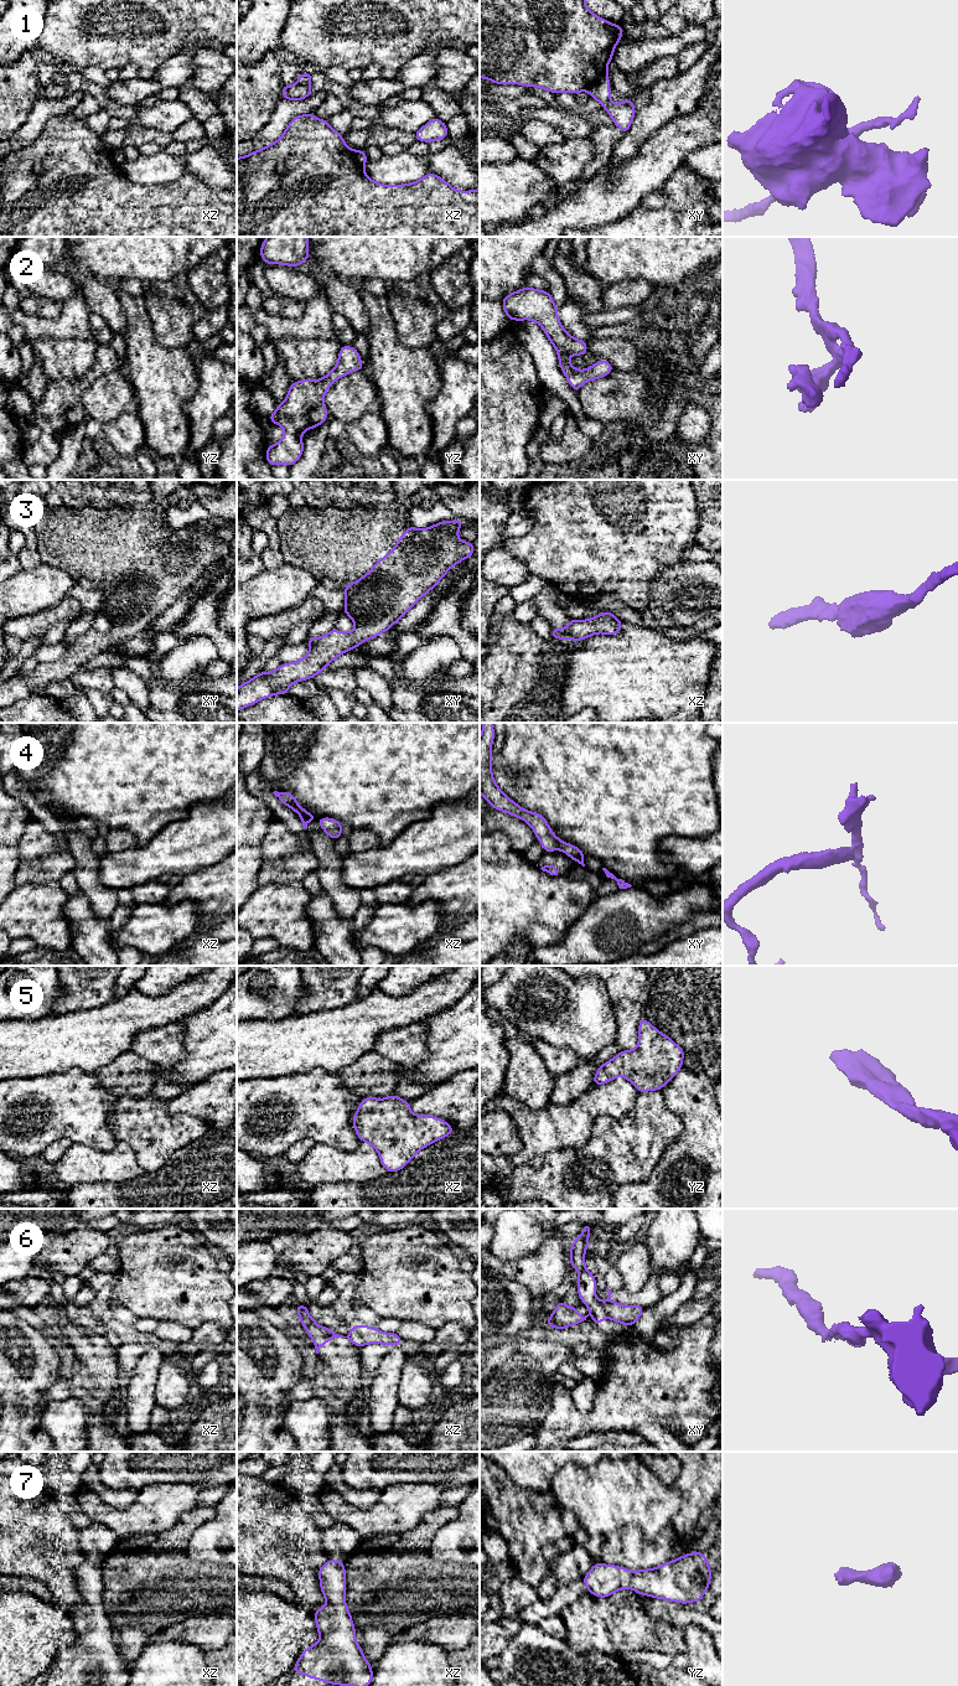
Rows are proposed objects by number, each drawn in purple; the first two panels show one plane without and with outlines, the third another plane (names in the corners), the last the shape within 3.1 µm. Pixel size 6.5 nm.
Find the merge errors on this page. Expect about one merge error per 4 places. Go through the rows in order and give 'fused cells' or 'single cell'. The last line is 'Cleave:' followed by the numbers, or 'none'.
1: fused cells
2: single cell
3: single cell
4: fused cells
5: single cell
6: fused cells
7: single cell
Cleave: 1, 4, 6

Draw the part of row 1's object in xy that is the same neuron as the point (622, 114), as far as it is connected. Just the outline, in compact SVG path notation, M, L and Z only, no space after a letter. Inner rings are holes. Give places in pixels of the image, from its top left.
M604 73L595 83L592 83L587 92L591 98L596 99L605 108L610 114L612 123L617 125L625 135L631 128L636 108L632 99L623 99L621 103L612 104L609 82L609 74Z

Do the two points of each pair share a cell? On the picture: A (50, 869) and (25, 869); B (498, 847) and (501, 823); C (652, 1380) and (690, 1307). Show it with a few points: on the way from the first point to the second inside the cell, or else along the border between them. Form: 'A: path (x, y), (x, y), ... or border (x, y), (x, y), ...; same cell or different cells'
A: path (43, 869), (31, 869); same cell
B: border (492, 832), (503, 832), (509, 846), (518, 853); different cells
C: border (697, 1322), (689, 1325), (669, 1325), (663, 1330); different cells

